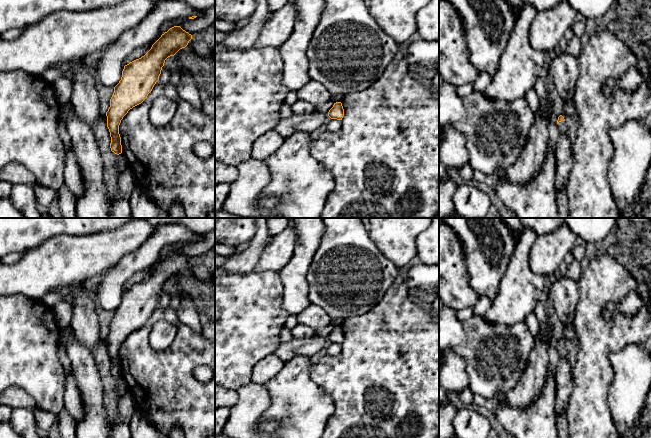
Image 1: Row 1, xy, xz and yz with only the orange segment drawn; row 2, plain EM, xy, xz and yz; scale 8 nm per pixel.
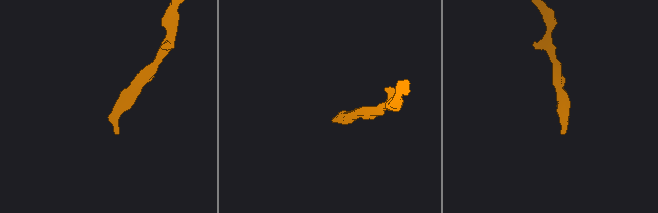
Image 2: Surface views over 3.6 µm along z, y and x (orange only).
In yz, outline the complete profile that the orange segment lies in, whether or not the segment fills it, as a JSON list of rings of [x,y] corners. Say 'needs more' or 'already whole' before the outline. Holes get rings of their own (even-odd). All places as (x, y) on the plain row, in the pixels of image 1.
needs more | [[[562,339],[558,341],[557,351],[560,355],[560,361],[558,362],[555,370],[556,381],[556,402],[555,412],[557,414],[566,413],[569,405],[571,393],[574,389],[573,368],[571,367],[568,359],[566,358],[567,350],[565,343]]]

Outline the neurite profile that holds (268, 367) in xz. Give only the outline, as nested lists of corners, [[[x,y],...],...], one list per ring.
[[[275,354],[263,358],[252,369],[252,382],[263,385],[284,367],[285,362]]]

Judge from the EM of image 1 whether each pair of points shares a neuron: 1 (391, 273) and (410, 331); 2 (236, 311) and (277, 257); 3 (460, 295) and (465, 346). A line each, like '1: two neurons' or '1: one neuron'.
1: two neurons
2: two neurons
3: two neurons

